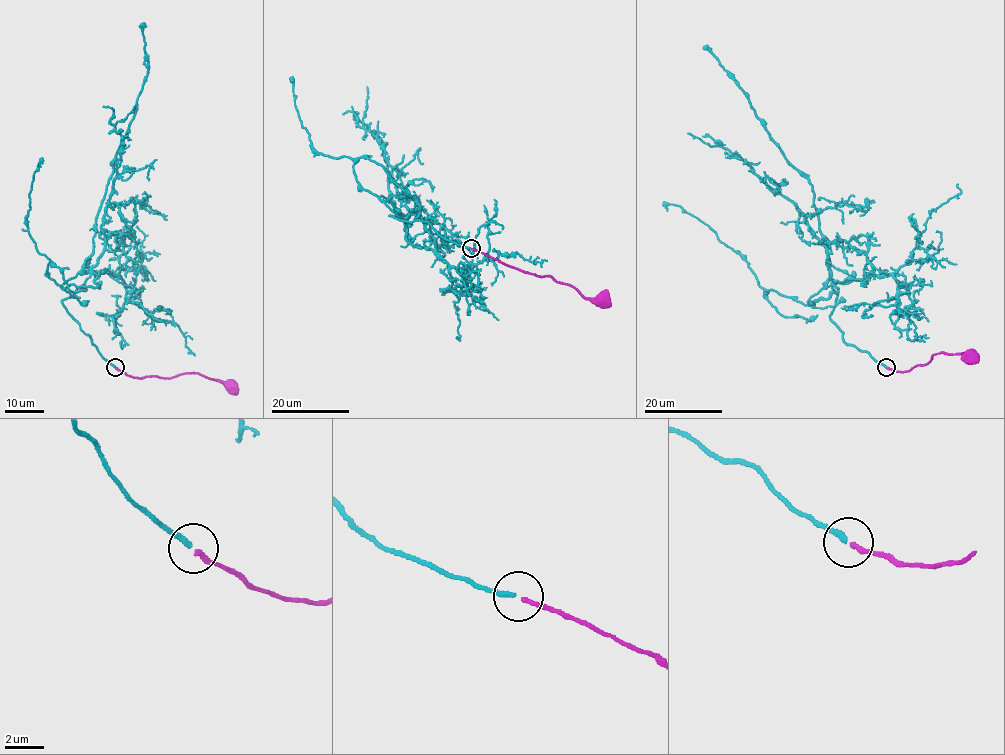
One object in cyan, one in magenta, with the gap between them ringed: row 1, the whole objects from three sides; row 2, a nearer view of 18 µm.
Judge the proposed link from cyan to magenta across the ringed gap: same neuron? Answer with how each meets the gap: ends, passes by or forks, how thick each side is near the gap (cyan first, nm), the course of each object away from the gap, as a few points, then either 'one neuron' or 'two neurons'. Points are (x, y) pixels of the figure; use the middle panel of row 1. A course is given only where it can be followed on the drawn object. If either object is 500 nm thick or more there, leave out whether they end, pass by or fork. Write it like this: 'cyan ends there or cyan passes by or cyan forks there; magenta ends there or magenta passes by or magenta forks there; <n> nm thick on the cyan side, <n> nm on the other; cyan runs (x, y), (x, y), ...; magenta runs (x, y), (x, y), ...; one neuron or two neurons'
cyan ends there; magenta ends there; 280 nm thick on the cyan side, 220 nm on the other; cyan runs (470, 248), (427, 222), (389, 215), (398, 216), (379, 198), (403, 215), (392, 206), (380, 138), (355, 111); magenta runs (471, 248), (535, 275), (553, 277), (557, 282), (572, 285), (583, 296), (601, 300); one neuron

